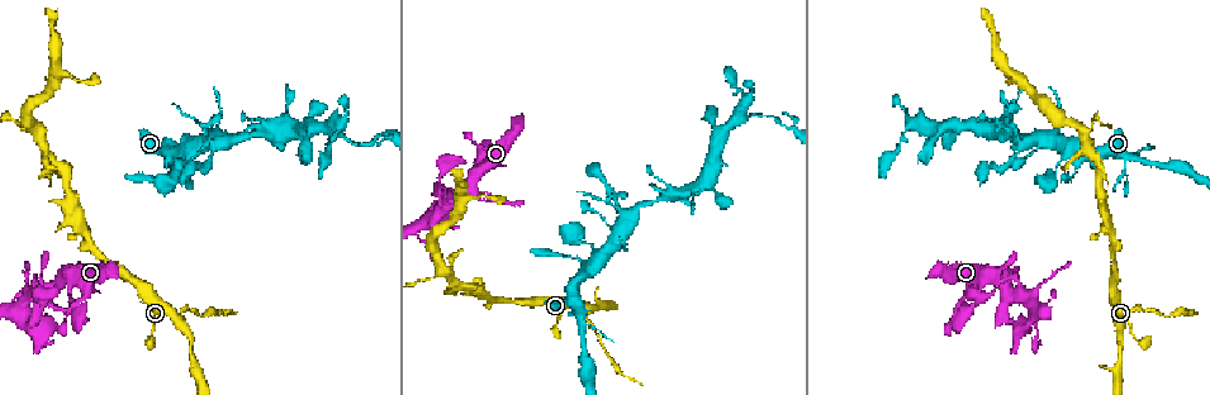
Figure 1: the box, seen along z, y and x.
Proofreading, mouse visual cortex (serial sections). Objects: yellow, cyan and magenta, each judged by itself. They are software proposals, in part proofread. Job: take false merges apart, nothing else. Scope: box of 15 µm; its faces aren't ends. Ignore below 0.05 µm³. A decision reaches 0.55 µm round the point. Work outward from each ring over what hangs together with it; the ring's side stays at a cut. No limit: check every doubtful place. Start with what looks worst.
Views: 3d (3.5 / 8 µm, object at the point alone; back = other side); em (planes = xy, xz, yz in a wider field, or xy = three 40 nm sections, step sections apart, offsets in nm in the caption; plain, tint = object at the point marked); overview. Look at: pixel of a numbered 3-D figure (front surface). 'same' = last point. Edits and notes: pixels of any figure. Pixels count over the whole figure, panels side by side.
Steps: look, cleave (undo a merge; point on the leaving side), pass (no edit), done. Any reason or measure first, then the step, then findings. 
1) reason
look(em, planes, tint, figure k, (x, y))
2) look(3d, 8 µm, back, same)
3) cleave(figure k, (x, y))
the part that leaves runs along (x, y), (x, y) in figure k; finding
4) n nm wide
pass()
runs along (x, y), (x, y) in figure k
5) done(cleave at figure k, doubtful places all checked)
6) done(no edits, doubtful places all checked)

abrupt turn
look(3d, 3.5 µm, figure 1, (606, 202))

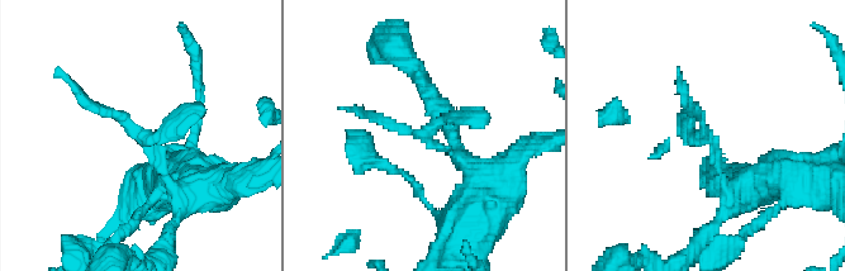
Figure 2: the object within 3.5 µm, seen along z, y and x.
need the tissue
look(em, xy, step 2, tint, figure 2, (425, 136))

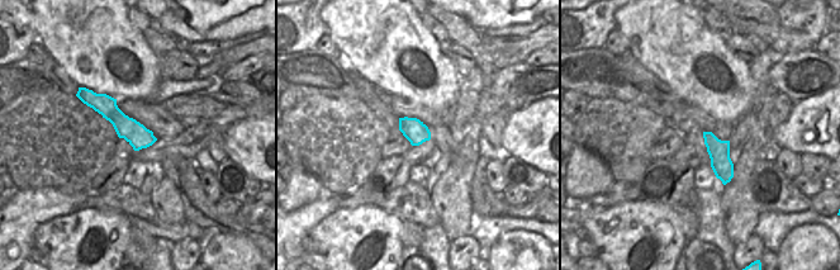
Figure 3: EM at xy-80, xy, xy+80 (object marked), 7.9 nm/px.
cut it another way
look(em, xy, step 3, tint, same)

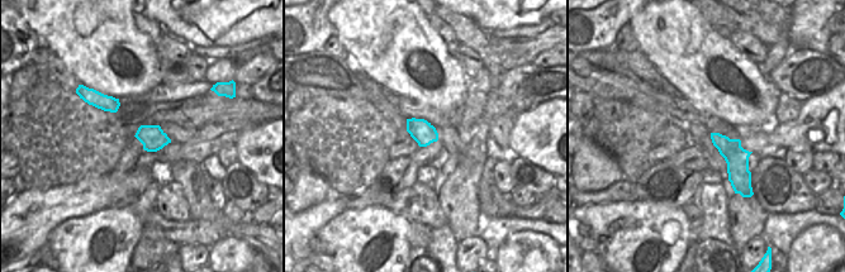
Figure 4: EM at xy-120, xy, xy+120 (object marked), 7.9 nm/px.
pass()
runs along (736, 191), (711, 141), (688, 133), (694, 101) in figure 2; continuous, no second cell

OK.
three arms meet
look(3d, 3.5 µm, figure 1, (587, 308))

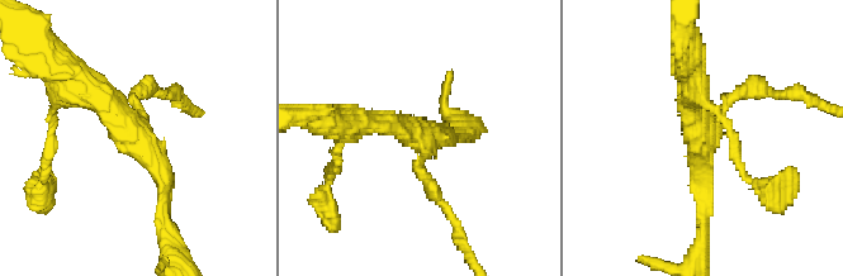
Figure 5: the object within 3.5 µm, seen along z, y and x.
3 arms; arms of 200, 250, 300 nm; shape alone is not enough
look(em, xy, step 5, tint, figure 5, (419, 140))

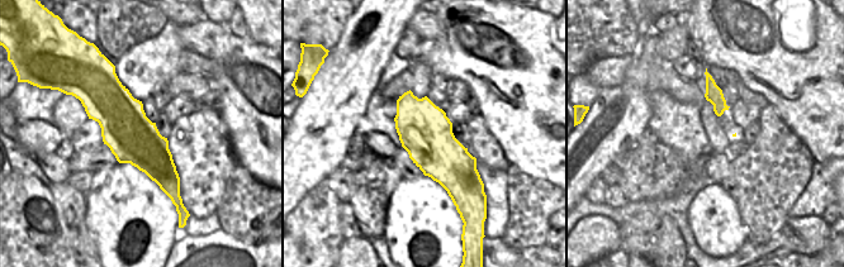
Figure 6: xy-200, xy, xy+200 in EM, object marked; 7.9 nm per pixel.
420 nm wide
pass()
runs along (346, 132), (406, 128), (436, 199) in figure 5; all the same cell

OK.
narrows sharply
look(3d, 3.5 µm, figure 1, (577, 315))

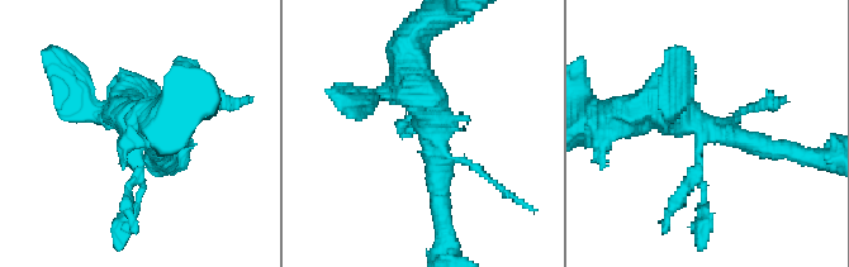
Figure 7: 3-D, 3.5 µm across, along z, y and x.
need the tissue
look(em, xy, step 1, tint, figure 7, (429, 134))

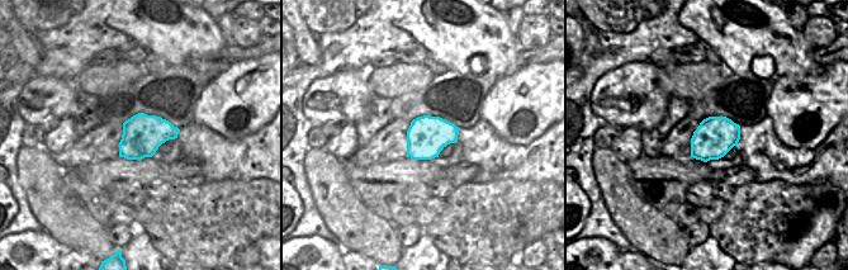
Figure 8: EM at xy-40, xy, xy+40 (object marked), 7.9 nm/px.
pass()
runs along (380, 94), (427, 104), (440, 210) in figure 7; continuous, no second cell

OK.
done(no edits, doubtful places all checked)

